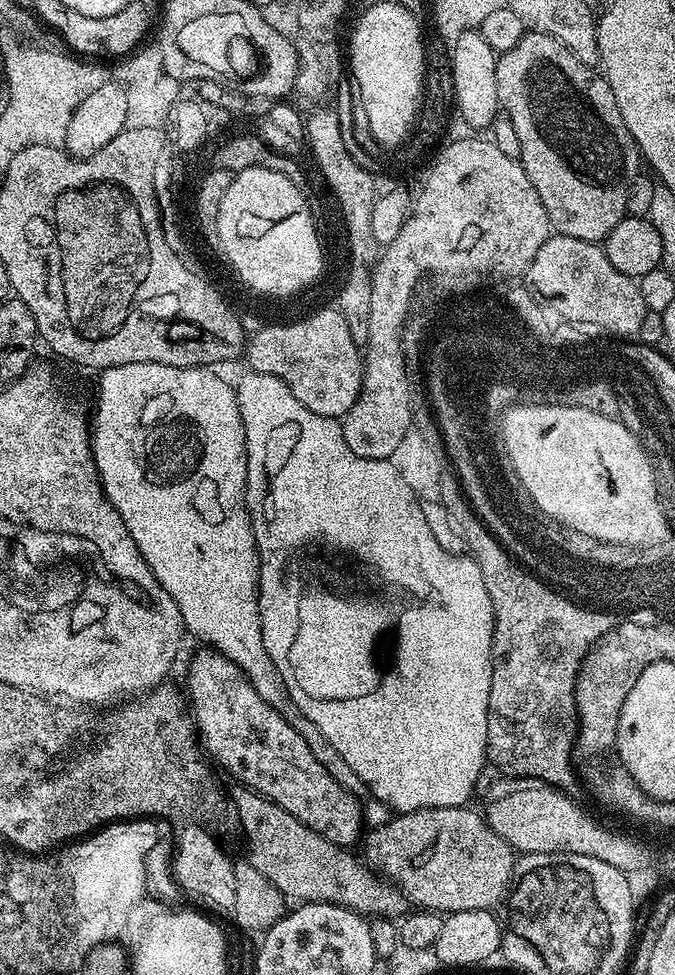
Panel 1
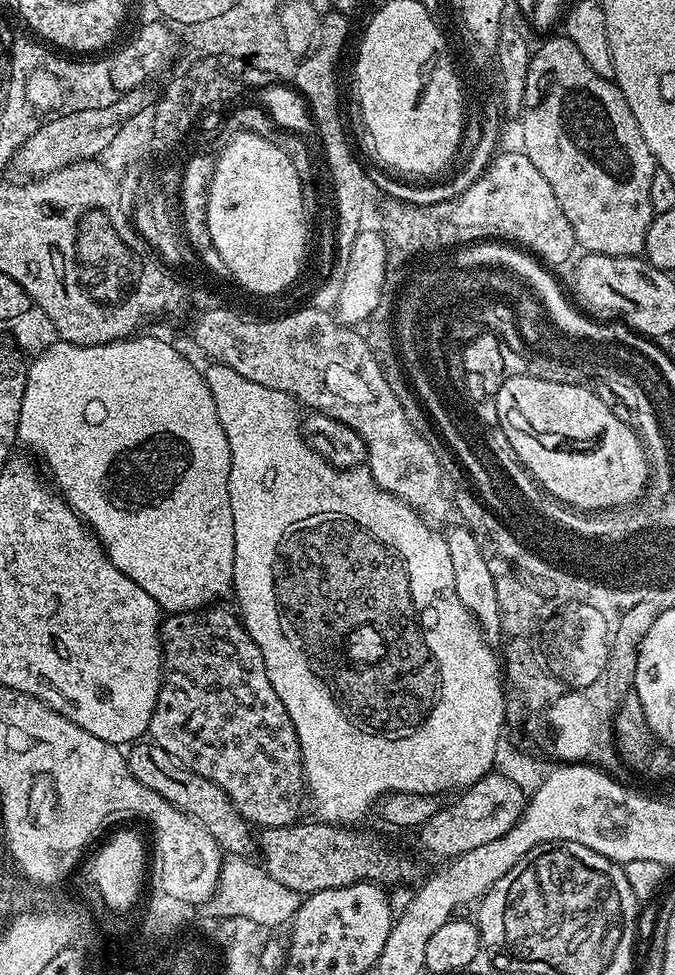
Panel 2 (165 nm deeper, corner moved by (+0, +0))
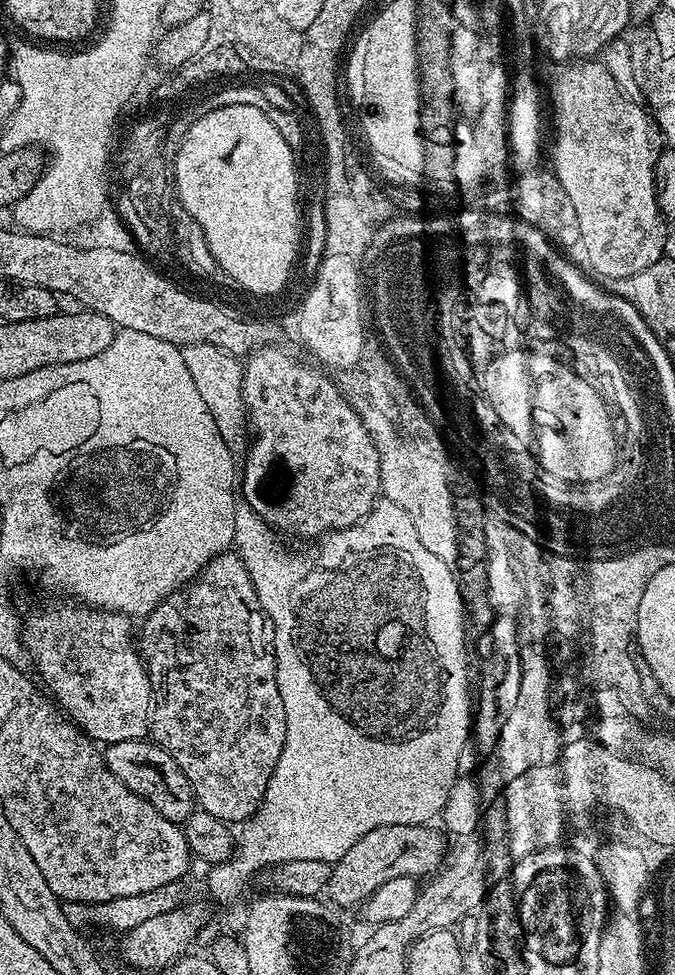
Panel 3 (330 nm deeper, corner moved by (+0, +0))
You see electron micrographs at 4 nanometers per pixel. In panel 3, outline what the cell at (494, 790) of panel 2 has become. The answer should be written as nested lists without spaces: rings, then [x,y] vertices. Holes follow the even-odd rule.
[[[428,824],[378,826],[378,830],[370,830],[362,834],[362,838],[358,838],[358,842],[354,842],[354,846],[350,846],[350,850],[346,850],[346,854],[342,854],[342,858],[332,865],[330,882],[326,889],[326,896],[329,896],[327,899],[337,909],[356,908],[359,904],[361,907],[371,898],[374,890],[390,882],[390,878],[407,876],[424,878],[435,873],[446,860],[445,833],[439,827],[438,829],[432,827],[436,826]]]

